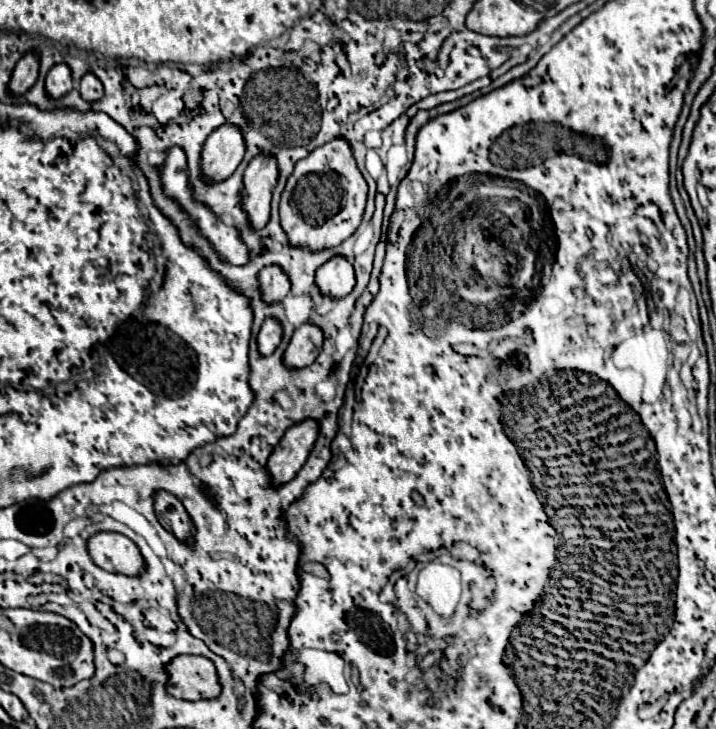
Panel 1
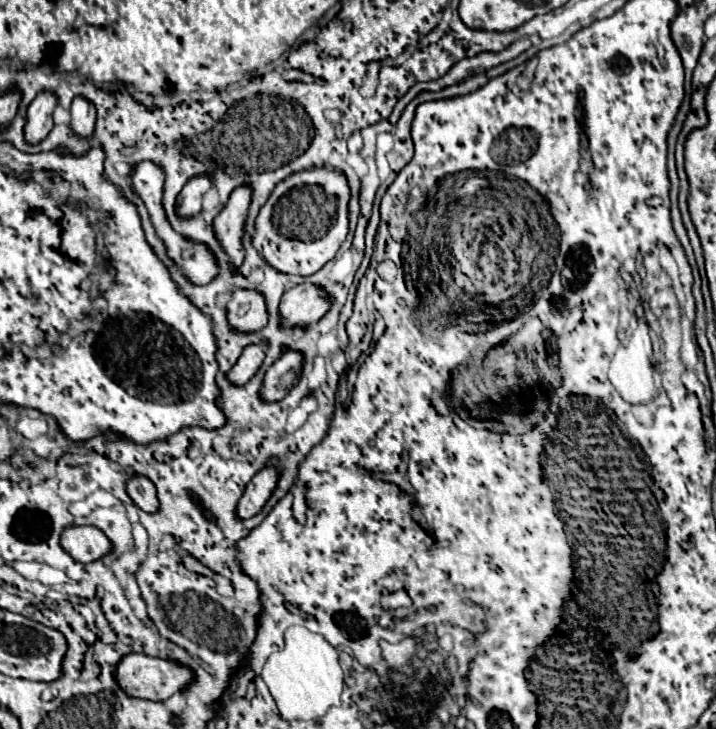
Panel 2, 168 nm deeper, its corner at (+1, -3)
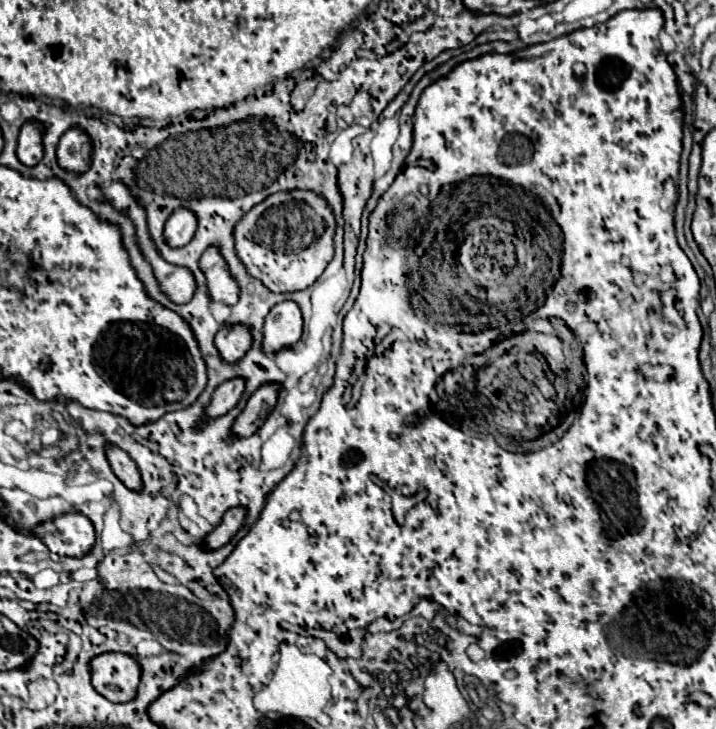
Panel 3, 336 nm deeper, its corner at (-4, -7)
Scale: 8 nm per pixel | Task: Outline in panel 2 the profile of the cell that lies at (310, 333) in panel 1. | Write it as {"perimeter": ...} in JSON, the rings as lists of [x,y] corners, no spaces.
{"perimeter":[[[288,350],[280,360],[276,360],[268,368],[268,372],[262,380],[260,400],[264,400],[264,402],[282,400],[286,396],[286,392],[298,382],[300,370],[302,370],[302,354]]]}

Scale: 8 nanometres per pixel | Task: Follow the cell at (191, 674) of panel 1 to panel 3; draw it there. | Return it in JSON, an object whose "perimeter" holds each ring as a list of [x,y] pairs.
{"perimeter":[[[107,652],[91,662],[93,686],[111,702],[129,702],[135,698],[141,682],[141,666],[129,654]]]}

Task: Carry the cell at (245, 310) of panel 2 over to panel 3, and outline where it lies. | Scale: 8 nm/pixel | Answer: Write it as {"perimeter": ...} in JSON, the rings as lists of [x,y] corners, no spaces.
{"perimeter":[[[223,326],[215,336],[215,346],[225,362],[237,362],[245,352],[251,348],[253,336],[251,330],[245,326]]]}

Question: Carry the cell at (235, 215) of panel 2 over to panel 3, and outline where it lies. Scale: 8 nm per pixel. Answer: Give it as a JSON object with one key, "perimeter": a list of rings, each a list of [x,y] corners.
{"perimeter":[[[209,246],[203,252],[199,266],[203,268],[203,272],[207,276],[211,298],[233,306],[239,300],[239,284],[237,284],[235,276],[229,272],[229,266],[221,254],[221,248]]]}

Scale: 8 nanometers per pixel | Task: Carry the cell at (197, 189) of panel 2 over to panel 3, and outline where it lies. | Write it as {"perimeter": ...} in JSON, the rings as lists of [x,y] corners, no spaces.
{"perimeter":[[[179,208],[175,210],[169,220],[165,222],[165,238],[171,246],[183,246],[187,244],[197,230],[197,218],[195,212],[189,208]]]}

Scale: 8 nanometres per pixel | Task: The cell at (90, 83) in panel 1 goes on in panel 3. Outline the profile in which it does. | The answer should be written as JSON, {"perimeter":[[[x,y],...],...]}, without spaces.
{"perimeter":[[[71,126],[71,130],[63,134],[57,146],[59,166],[81,174],[91,166],[91,156],[93,156],[91,138],[87,138],[87,132],[79,130],[79,126]]]}

